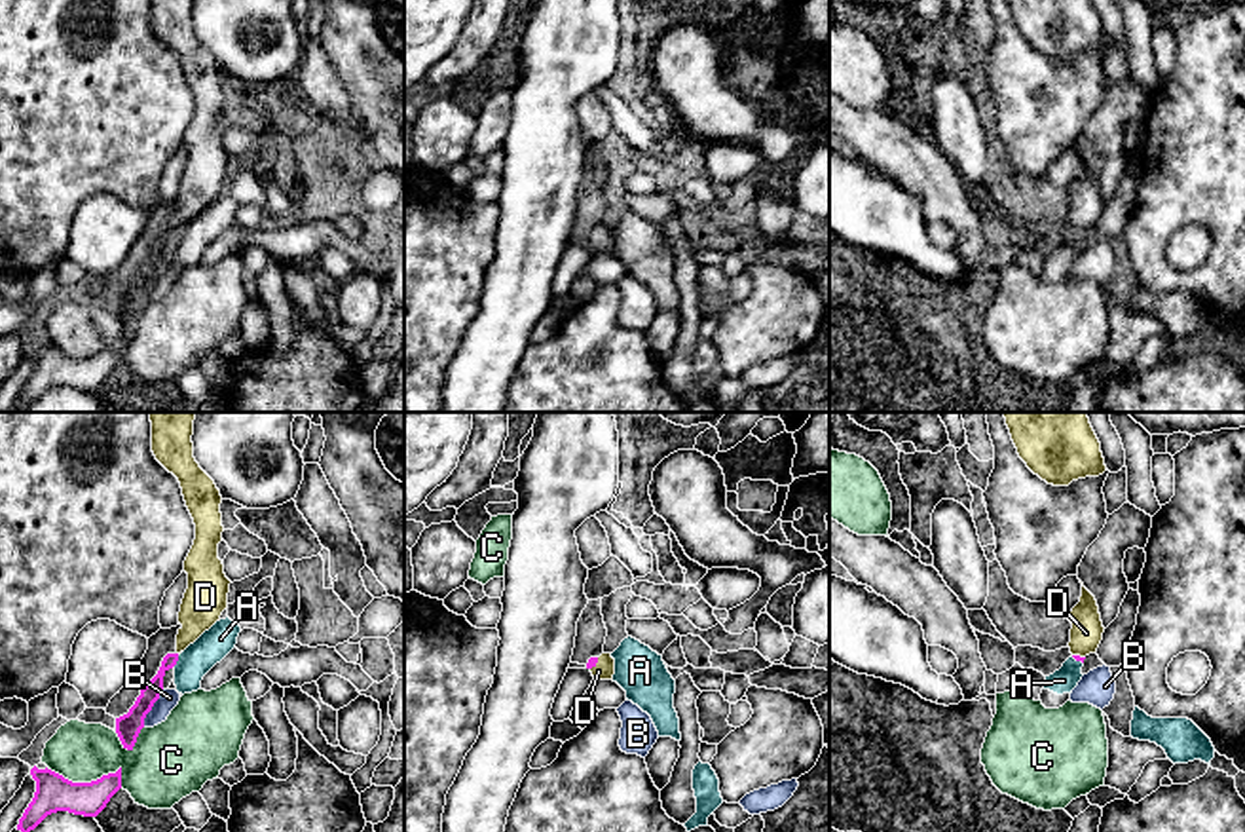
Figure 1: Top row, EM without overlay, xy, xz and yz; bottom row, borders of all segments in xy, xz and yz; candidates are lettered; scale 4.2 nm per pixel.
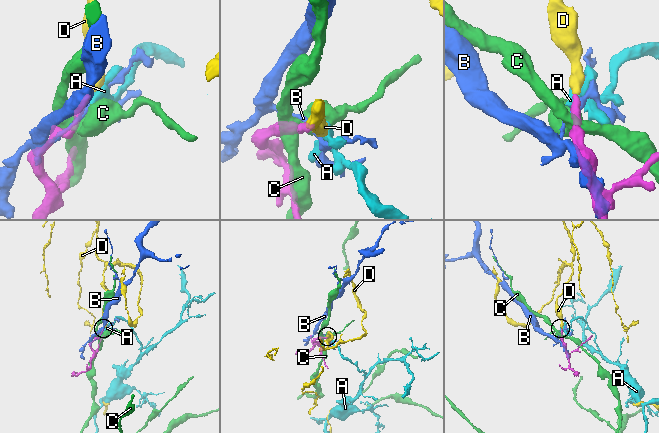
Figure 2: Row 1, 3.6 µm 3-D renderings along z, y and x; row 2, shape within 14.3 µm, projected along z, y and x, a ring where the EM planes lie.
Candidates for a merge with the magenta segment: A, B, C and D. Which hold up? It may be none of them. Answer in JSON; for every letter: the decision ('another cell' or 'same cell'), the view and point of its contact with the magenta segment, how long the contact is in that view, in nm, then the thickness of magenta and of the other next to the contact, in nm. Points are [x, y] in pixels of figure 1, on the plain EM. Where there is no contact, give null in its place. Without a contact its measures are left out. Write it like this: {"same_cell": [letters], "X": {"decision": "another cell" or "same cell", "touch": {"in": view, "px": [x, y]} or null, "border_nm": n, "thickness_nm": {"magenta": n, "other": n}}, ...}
{"same_cell": ["D"], "A": {"decision": "another cell", "touch": {"in": "xy", "px": [177, 234]}, "border_nm": 50, "thickness_nm": {"magenta": 80, "other": 140}}, "B": {"decision": "another cell", "touch": {"in": "xy", "px": [150, 283]}, "border_nm": 180, "thickness_nm": {"magenta": 110, "other": 80}}, "C": {"decision": "another cell", "touch": {"in": "xy", "px": [93, 356]}, "border_nm": 320, "thickness_nm": {"magenta": 160, "other": 260}}, "D": {"decision": "same cell", "touch": {"in": "xz", "px": [596, 236]}, "border_nm": 70, "thickness_nm": {"magenta": 40, "other": 90}}}

